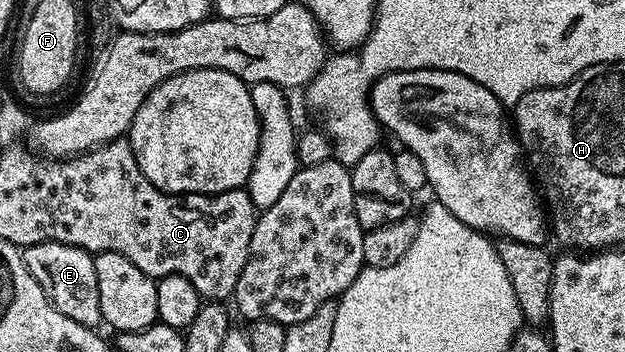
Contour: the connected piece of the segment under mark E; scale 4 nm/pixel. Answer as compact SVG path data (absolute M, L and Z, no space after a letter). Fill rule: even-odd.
M41 242L22 249L22 254L29 274L33 274L43 293L57 310L61 310L61 314L65 314L65 318L73 318L73 322L81 322L86 328L95 328L102 321L97 266L92 253L61 242Z

